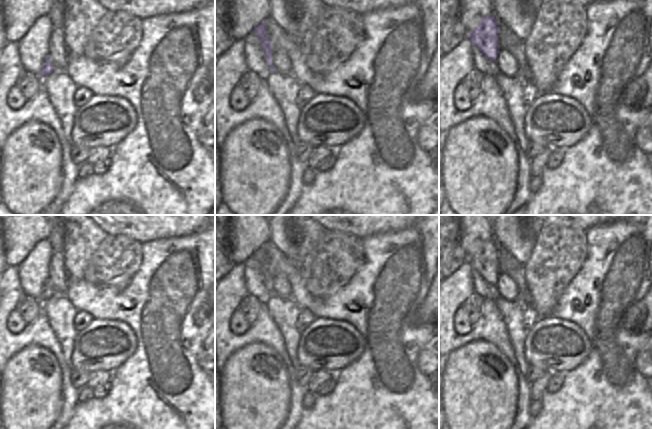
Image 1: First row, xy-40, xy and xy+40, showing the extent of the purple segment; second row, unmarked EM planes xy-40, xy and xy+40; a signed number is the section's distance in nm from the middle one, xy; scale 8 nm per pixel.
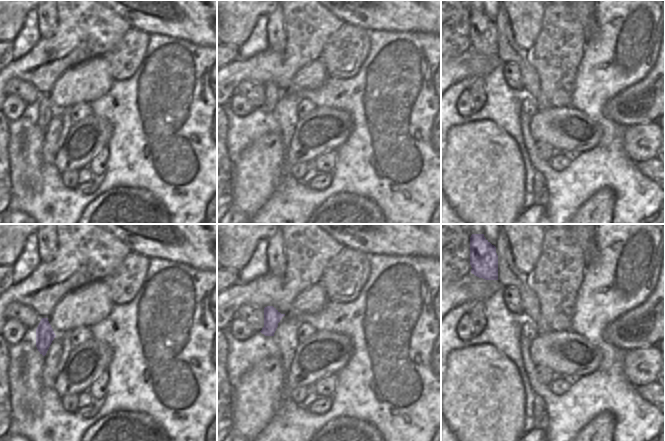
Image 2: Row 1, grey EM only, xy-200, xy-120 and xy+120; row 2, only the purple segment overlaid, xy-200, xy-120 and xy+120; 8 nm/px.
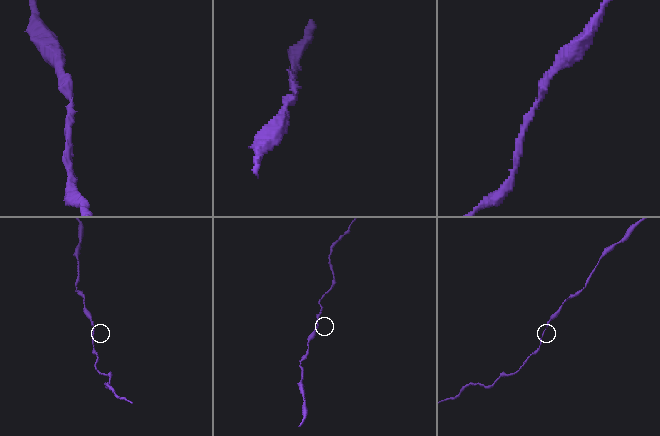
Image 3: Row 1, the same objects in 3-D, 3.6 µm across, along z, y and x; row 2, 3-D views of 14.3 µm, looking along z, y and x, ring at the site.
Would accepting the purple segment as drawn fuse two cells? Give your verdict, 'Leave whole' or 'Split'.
Leave whole

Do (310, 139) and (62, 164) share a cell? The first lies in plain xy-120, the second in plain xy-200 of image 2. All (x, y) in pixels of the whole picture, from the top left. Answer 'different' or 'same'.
same

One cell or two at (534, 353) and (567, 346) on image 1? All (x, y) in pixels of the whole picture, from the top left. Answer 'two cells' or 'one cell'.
one cell

